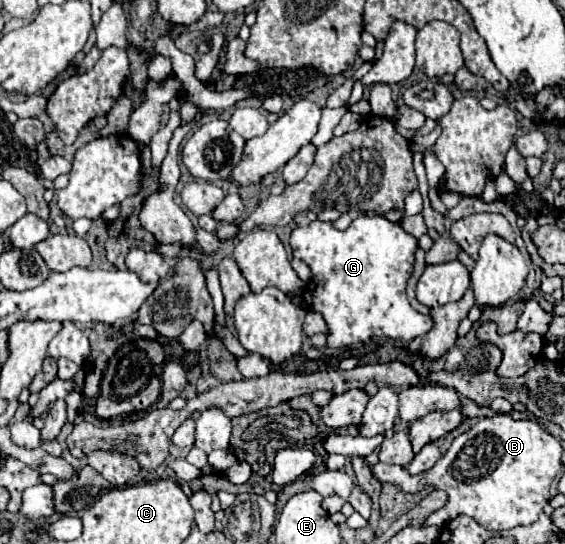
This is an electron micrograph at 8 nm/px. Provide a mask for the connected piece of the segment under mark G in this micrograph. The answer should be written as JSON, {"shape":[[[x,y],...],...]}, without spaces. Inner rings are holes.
{"shape":[[[358,216],[348,230],[340,232],[330,222],[314,220],[304,228],[292,230],[290,236],[292,256],[304,260],[312,270],[310,280],[310,294],[304,294],[304,300],[310,310],[320,312],[326,320],[328,334],[326,346],[328,348],[342,348],[364,342],[368,338],[392,338],[392,340],[414,340],[416,336],[426,334],[434,320],[430,316],[418,314],[406,298],[406,284],[414,270],[414,256],[418,248],[418,240],[404,232],[398,222],[390,222],[384,216]]]}

